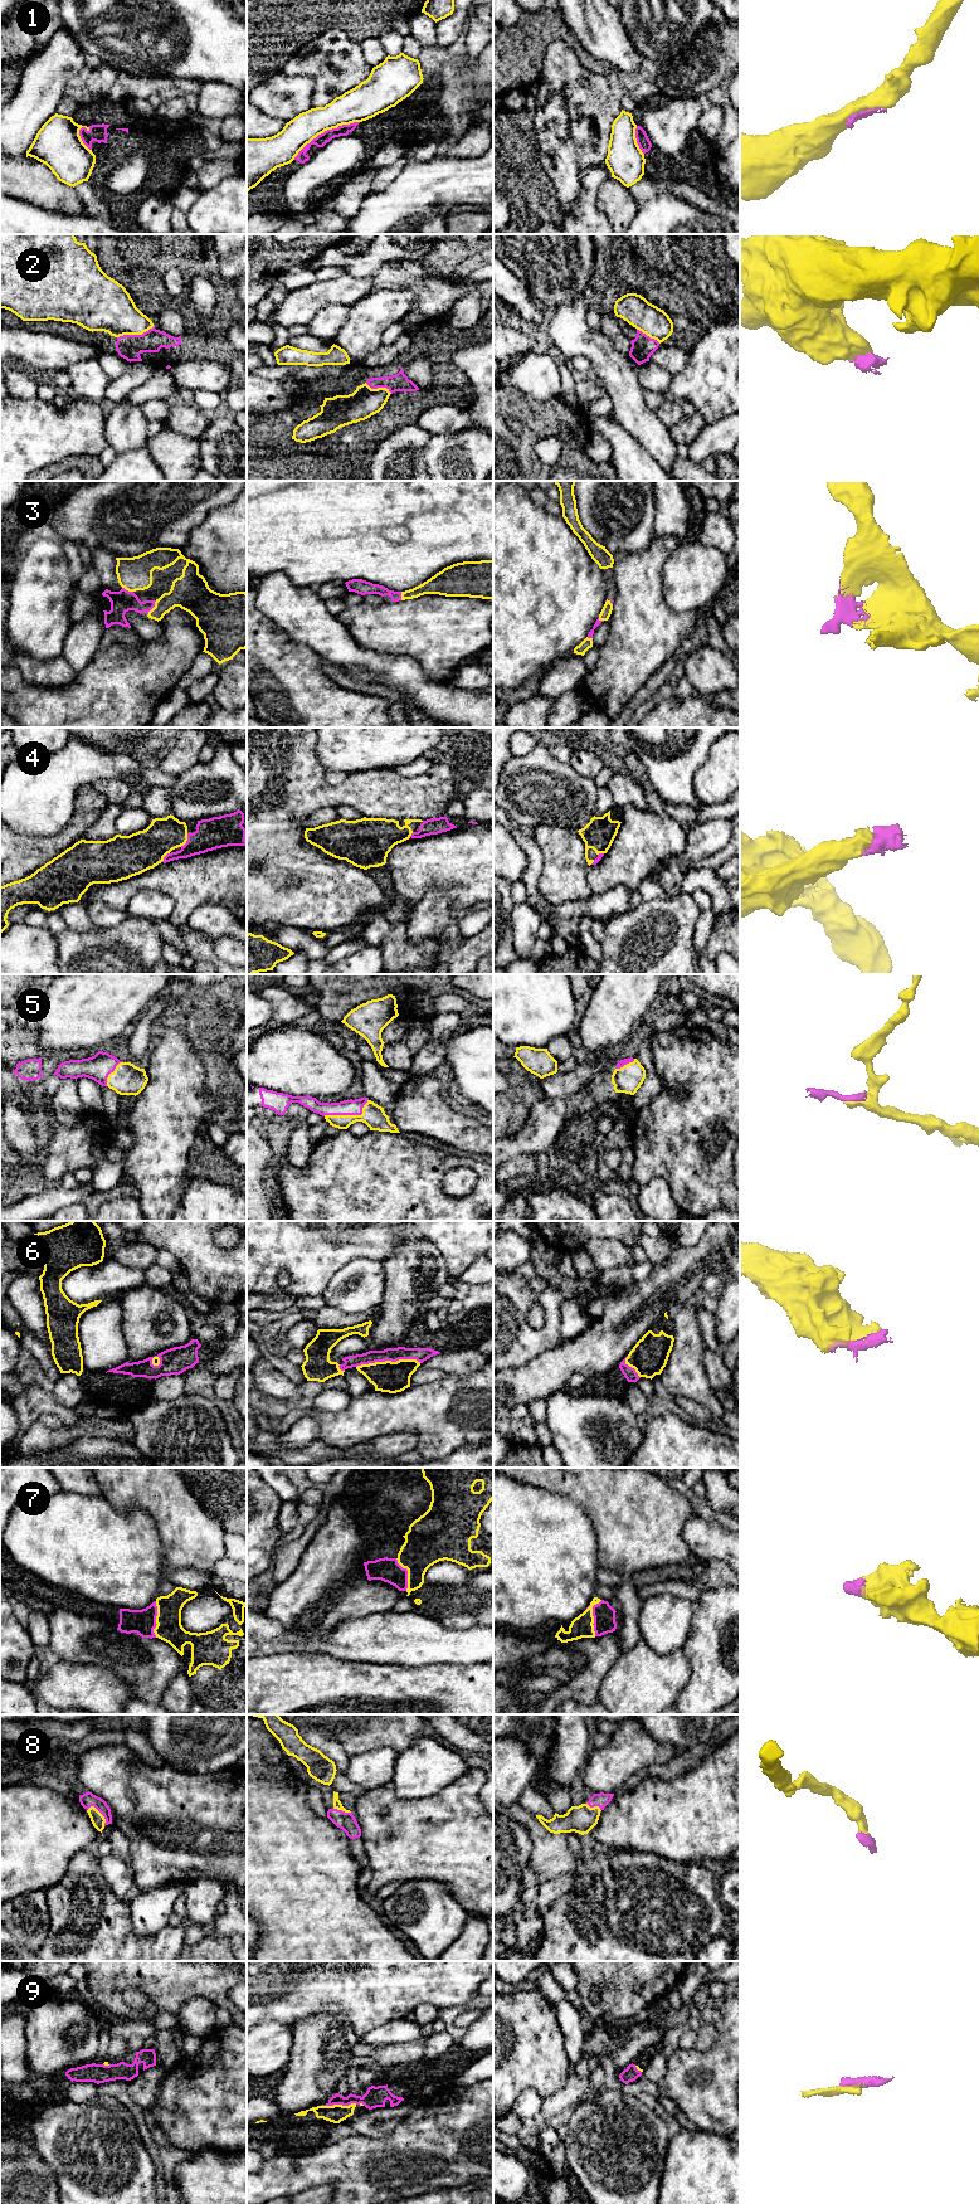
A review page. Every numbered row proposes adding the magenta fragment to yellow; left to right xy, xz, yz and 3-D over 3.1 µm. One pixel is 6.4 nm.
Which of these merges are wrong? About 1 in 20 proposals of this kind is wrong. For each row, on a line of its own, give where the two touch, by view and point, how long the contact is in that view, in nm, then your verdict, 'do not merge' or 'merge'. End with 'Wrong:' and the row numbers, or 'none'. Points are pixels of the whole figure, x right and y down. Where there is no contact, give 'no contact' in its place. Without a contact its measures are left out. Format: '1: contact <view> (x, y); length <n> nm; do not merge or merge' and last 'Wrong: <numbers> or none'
1: contact xz (325, 130); length 480 nm; do not merge
2: contact xy (135, 334); length 240 nm; do not merge
3: contact xy (152, 608); length 110 nm; merge
4: contact xy (186, 840); length 100 nm; merge
5: contact xz (349, 1115); length 300 nm; merge
6: contact xz (388, 1361); length 420 nm; merge
7: contact yz (593, 1616); length 240 nm; merge
8: contact xy (102, 1815); length 160 nm; merge
9: contact xz (340, 2105); length 200 nm; merge
Wrong: 1, 2

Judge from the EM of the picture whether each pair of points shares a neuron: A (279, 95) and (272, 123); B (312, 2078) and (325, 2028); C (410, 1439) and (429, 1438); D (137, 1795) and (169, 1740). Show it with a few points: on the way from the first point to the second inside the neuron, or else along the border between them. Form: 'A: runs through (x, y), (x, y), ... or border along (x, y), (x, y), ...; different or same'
A: border along (259, 108), (286, 122); different
B: runs through (316, 2066), (324, 2040); same
C: border along (388, 1434), (412, 1431), (417, 1436), (418, 1445); different
D: border along (166, 1764), (181, 1770), (195, 1771); different

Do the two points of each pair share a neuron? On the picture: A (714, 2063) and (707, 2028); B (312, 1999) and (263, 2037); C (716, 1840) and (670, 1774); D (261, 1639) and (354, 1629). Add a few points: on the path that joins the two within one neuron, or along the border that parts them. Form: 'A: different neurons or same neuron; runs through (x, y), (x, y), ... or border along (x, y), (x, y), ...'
A: different neurons; border along (712, 2022), (716, 2042), (706, 2051), (695, 2051)
B: different neurons; border along (259, 2022), (277, 2020), (291, 2027)
C: different neurons; border along (686, 1770), (672, 1779), (648, 1776)
D: same neuron; runs through (283, 1641), (295, 1644), (331, 1644)

